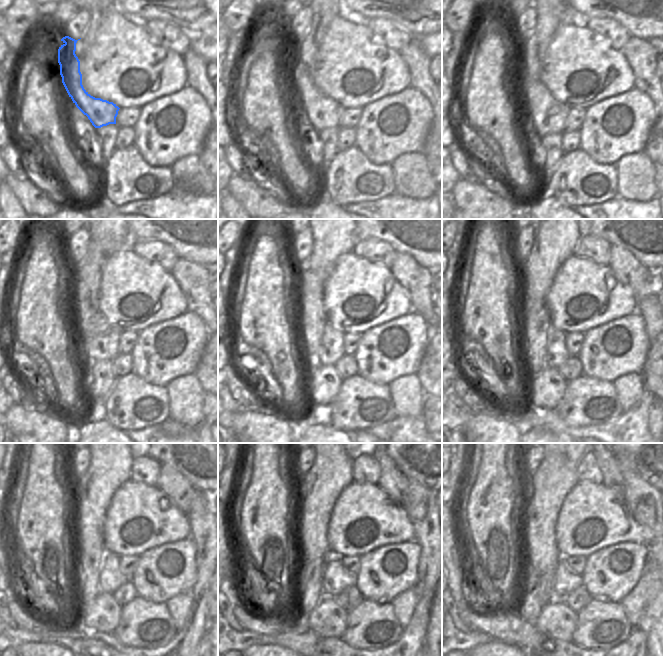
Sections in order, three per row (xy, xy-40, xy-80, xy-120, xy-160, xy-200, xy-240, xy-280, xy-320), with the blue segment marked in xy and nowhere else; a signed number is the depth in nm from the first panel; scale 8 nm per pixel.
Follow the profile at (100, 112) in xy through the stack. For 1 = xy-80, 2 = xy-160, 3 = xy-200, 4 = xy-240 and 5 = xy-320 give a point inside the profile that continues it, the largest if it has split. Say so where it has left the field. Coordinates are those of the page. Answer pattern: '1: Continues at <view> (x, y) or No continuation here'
1: Continues at xy-80 (548, 115)
2: Continues at xy-160 (332, 349)
3: Continues at xy-200 (557, 354)
4: Continues at xy-240 (111, 578)
5: Continues at xy-320 (565, 581).

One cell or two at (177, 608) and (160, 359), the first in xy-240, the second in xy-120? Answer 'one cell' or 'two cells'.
two cells

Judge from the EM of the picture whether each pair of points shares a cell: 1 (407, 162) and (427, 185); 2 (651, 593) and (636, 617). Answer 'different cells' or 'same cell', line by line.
1: same cell
2: same cell

